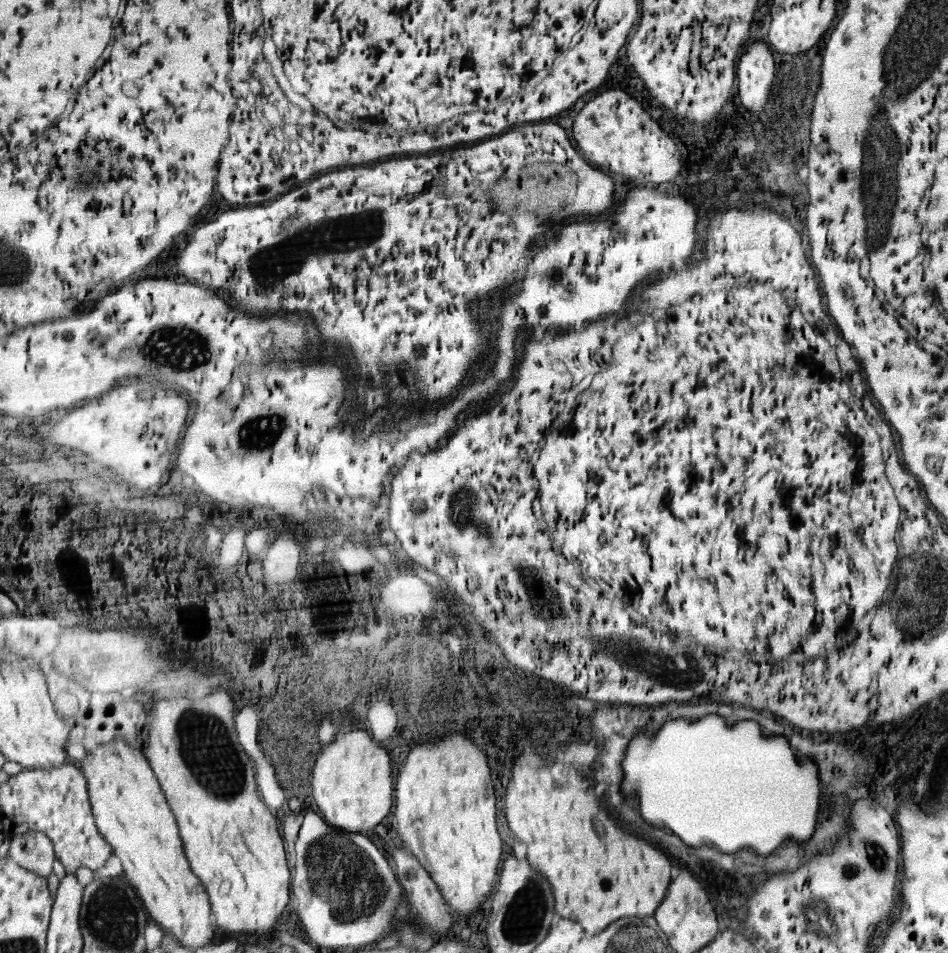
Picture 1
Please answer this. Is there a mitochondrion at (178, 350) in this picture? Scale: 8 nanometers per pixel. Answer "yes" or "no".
yes

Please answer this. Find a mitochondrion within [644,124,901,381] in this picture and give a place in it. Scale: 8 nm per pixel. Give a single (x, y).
(870, 153)

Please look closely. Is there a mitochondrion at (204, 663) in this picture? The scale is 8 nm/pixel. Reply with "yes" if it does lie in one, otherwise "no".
no

